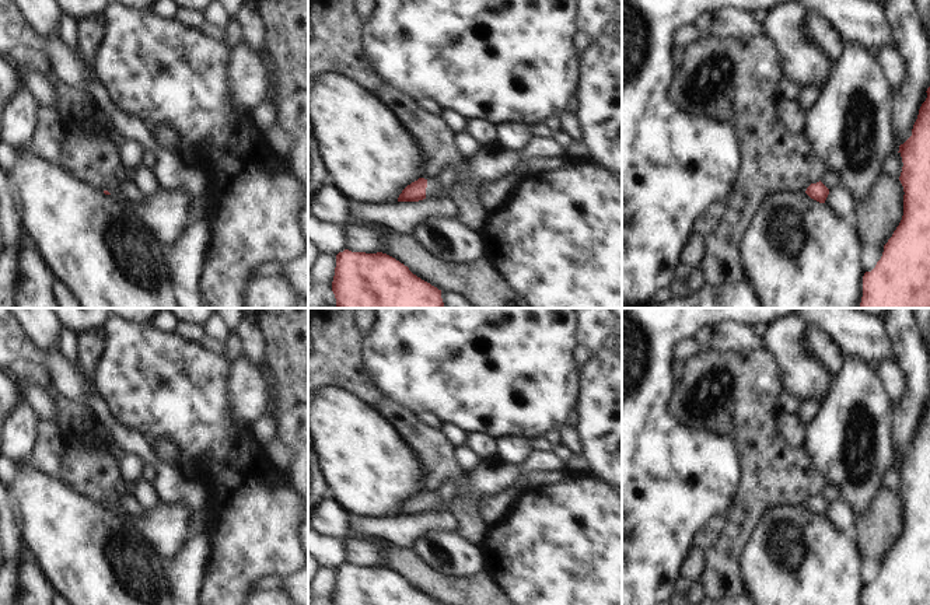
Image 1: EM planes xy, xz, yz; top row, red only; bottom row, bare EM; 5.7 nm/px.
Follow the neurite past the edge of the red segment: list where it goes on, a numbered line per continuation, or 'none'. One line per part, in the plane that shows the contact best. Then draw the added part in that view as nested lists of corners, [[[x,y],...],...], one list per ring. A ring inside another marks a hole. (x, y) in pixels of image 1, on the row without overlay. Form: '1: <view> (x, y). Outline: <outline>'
1: xz (432, 502). Outline: [[[436,492],[427,493],[426,513],[430,513],[438,503]]]

